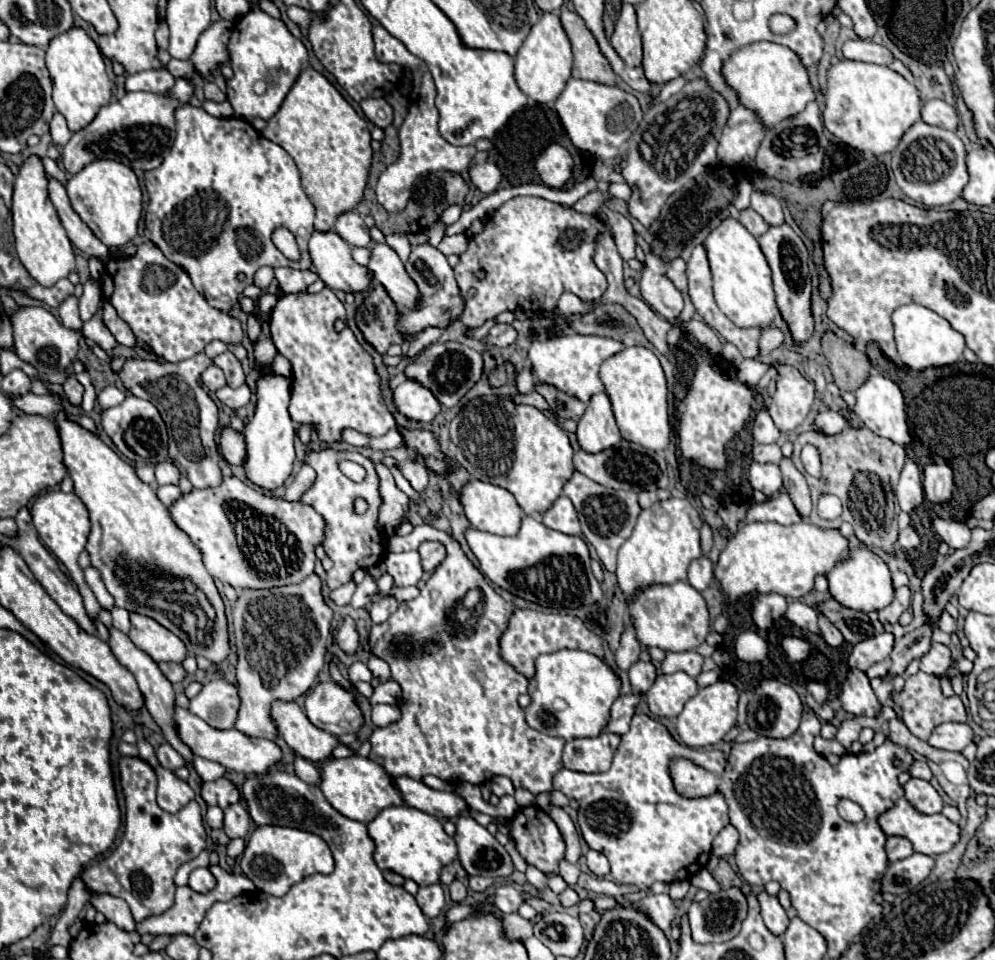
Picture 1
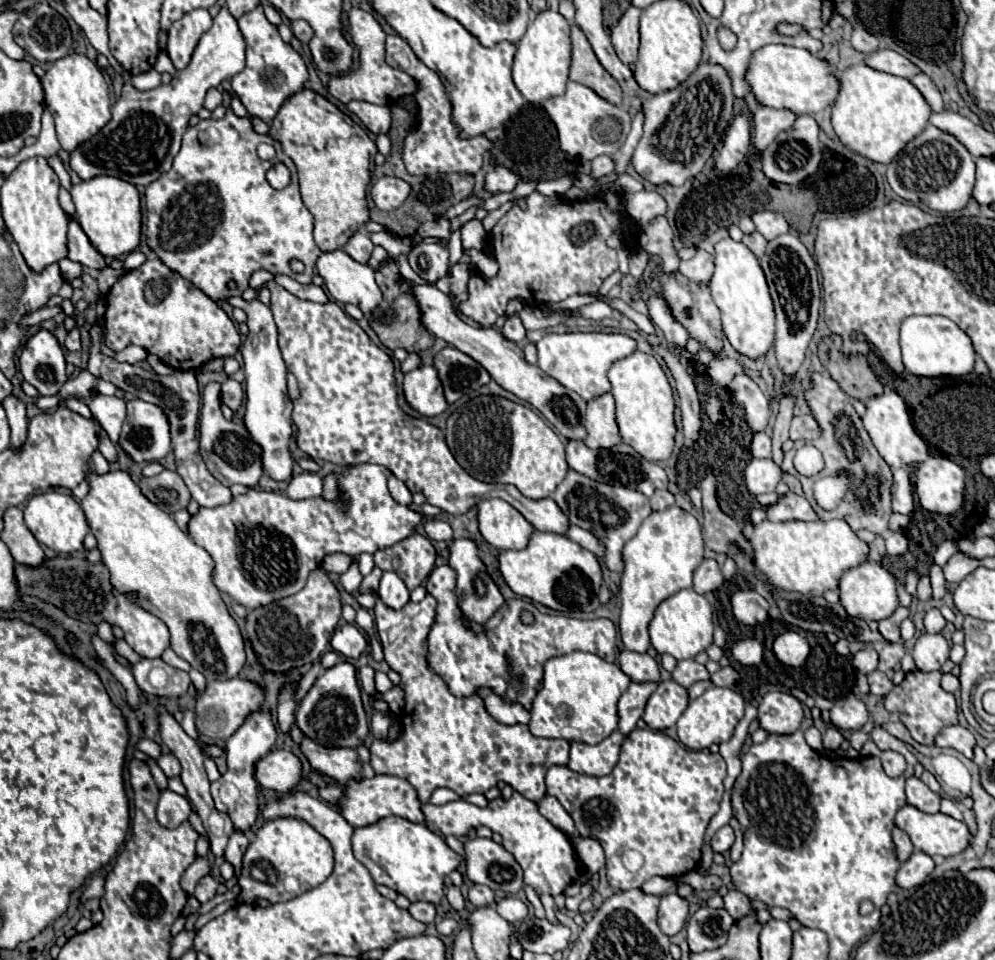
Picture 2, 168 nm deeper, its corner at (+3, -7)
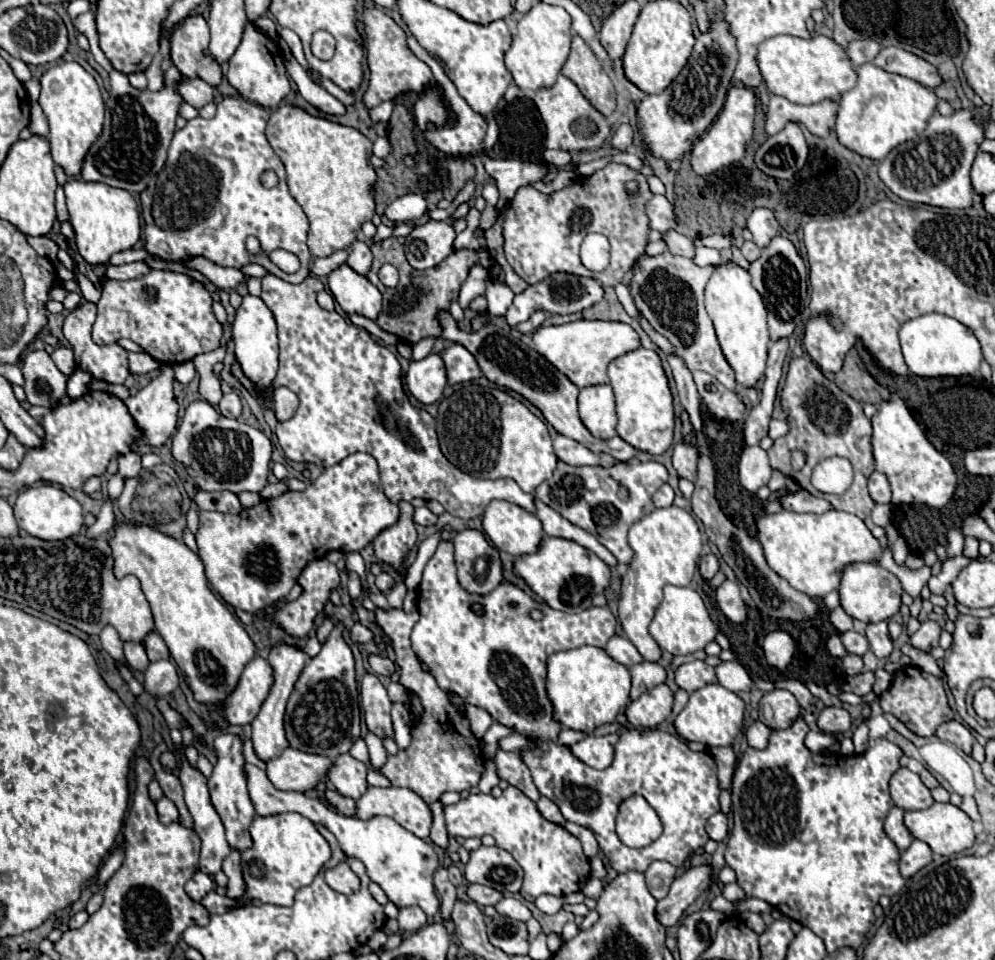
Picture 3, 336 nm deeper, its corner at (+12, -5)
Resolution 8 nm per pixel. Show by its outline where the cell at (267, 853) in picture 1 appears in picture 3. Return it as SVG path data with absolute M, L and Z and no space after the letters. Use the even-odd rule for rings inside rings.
M297 812L257 816L251 824L253 846L241 852L243 878L247 882L247 892L243 902L259 898L261 902L291 906L299 888L313 882L325 862L331 858L331 848L327 840L319 834L315 824Z

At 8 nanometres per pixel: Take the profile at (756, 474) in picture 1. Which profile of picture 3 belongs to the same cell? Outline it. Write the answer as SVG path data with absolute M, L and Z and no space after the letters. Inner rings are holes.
M761 446L745 448L739 460L739 480L741 486L749 492L757 492L761 486L765 486L771 478L773 468L769 466L767 452Z

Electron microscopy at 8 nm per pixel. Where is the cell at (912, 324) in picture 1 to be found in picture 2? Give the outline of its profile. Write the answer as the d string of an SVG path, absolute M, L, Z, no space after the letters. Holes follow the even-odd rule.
M908 316L900 326L902 362L910 374L916 376L964 376L974 370L976 352L970 338L944 316Z

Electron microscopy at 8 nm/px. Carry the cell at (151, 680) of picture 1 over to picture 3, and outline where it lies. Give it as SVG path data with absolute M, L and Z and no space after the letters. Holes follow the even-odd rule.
M183 756L183 766L179 770L179 780L183 784L183 790L185 790L185 804L193 816L193 822L195 822L195 832L199 834L201 838L201 858L199 858L199 864L201 864L201 870L209 876L215 876L219 870L221 870L221 862L227 858L227 854L231 852L227 840L225 840L225 830L223 830L223 822L219 820L219 814L215 812L211 800L209 800L209 790L207 790L207 778L191 768Z

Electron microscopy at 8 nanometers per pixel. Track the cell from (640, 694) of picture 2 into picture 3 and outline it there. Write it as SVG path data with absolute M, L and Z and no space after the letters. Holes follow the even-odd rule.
M639 662L633 664L631 668L631 676L633 676L633 686L631 686L631 700L639 698L643 692L659 686L661 682L667 680L667 672L663 666L659 664L651 664L651 662Z

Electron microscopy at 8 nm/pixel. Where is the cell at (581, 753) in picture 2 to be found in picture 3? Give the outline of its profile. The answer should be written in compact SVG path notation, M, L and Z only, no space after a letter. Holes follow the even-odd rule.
M609 734L609 736L587 736L585 740L577 742L571 746L573 754L583 760L585 764L589 764L591 768L603 770L611 764L613 760L613 752L615 752L615 744L619 740L619 734Z

